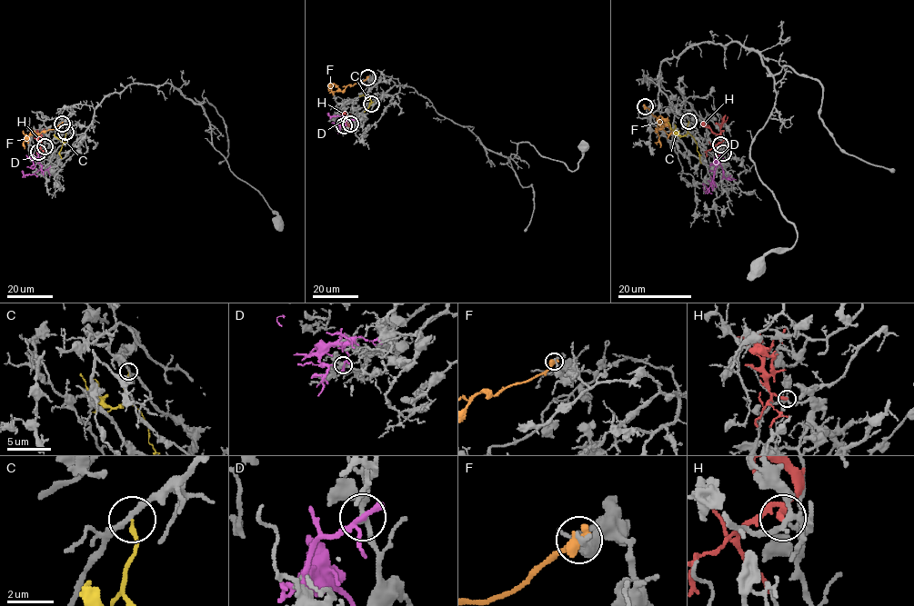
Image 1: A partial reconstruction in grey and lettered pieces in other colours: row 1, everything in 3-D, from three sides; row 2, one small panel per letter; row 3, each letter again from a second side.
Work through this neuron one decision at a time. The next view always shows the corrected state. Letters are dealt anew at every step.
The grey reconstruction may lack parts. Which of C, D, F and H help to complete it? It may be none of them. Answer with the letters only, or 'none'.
none

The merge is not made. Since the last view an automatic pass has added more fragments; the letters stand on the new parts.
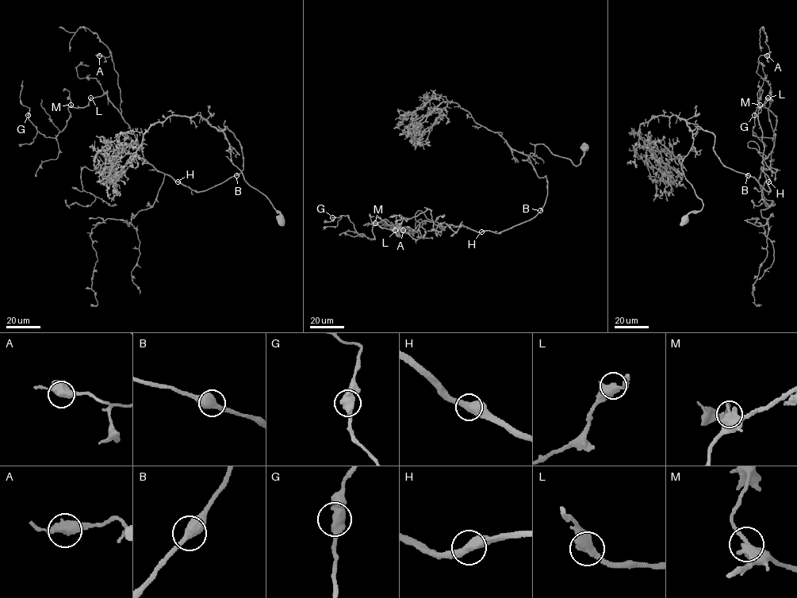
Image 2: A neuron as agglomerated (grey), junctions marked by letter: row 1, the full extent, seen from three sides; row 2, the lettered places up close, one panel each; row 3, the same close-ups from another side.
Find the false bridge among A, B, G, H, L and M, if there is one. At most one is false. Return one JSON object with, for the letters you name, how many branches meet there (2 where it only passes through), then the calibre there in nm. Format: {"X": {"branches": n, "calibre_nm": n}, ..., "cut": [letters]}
{"cut": []}

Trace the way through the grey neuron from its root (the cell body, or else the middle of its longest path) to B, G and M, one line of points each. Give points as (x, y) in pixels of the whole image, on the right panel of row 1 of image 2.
B: (684, 220), (703, 207), (681, 169), (697, 127), (714, 134), (714, 151), (723, 165), (748, 174)
G: (684, 220), (703, 207), (681, 169), (697, 127), (770, 190), (771, 93), (772, 137), (754, 115)
M: (684, 220), (703, 207), (681, 169), (697, 127), (723, 165), (770, 190), (758, 110), (771, 93), (760, 105)

